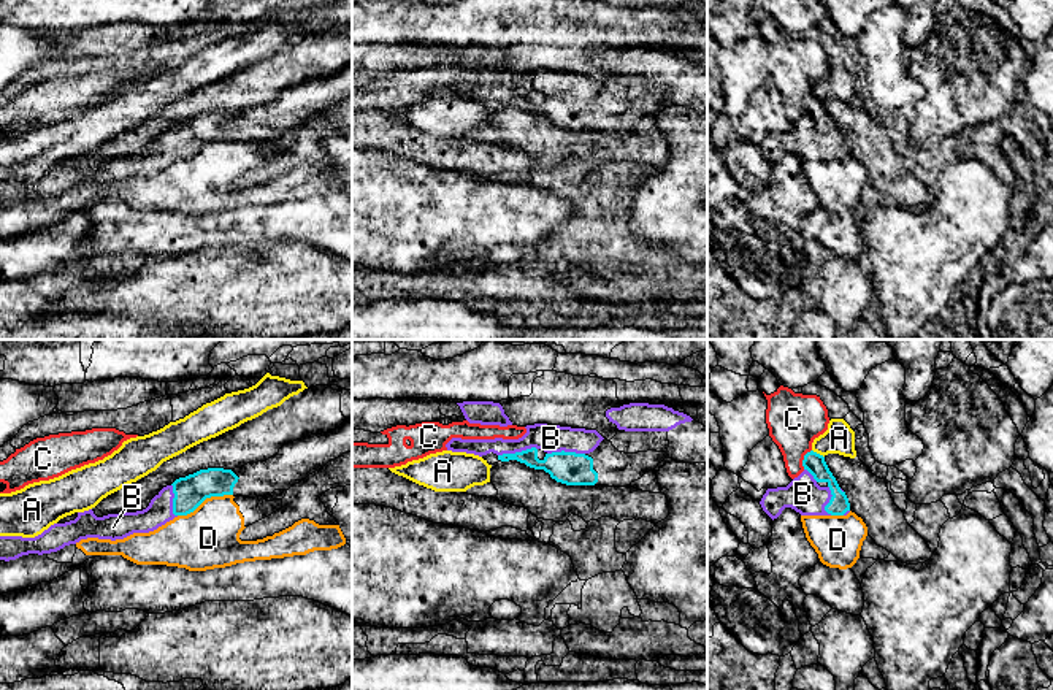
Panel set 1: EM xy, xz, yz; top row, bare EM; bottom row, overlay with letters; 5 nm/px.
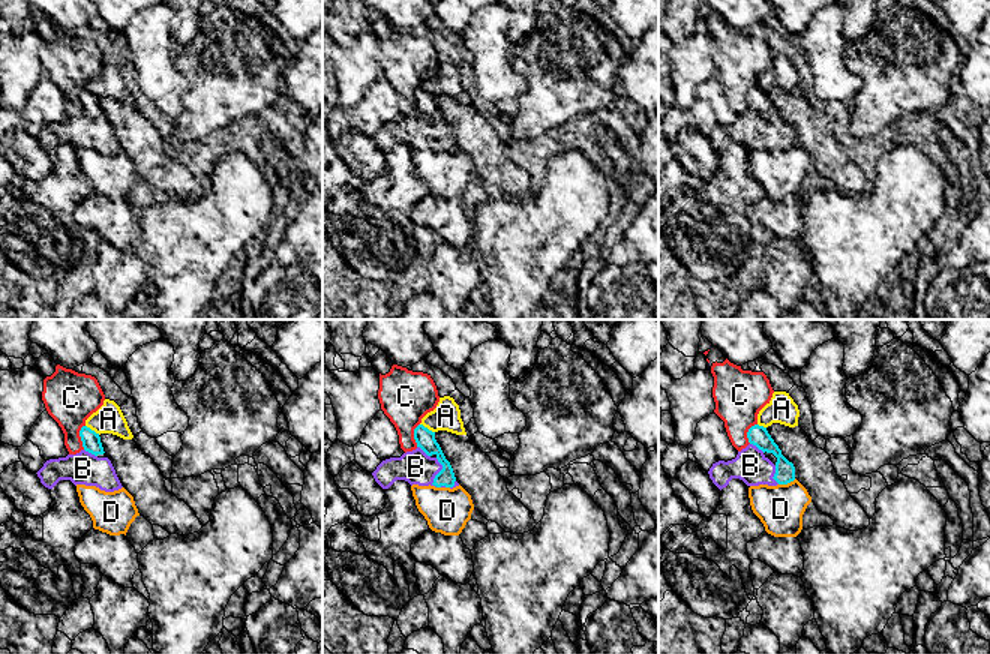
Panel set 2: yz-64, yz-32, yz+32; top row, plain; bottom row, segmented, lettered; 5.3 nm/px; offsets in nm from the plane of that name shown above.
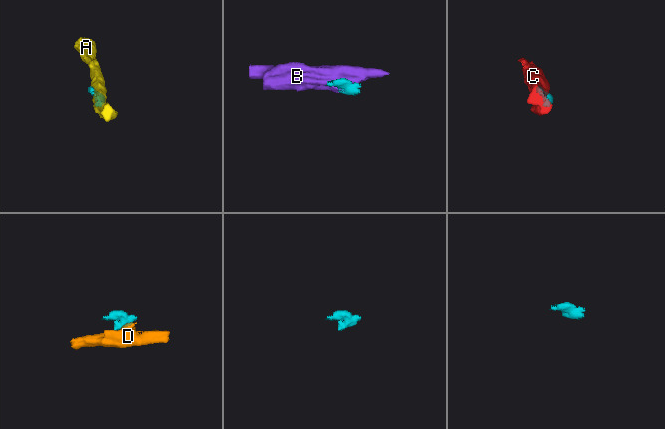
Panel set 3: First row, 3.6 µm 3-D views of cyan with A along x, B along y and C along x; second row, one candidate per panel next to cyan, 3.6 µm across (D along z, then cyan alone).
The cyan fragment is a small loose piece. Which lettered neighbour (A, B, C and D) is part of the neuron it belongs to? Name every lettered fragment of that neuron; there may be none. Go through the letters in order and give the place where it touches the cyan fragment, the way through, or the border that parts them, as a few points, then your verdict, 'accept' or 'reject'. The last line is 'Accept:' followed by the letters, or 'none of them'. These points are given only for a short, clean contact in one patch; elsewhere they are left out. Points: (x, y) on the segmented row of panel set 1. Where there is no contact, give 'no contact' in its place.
A: yz (819, 454) | along yz (812, 449), (823, 457) | reject
B: xz (517, 452) | accept
C: yz (804, 459) | along yz (811, 449), (804, 456), (803, 468) | reject
D: xy (205, 498) | along xy (232, 494), (208, 497), (192, 511), (178, 516) | reject
Accept: B

